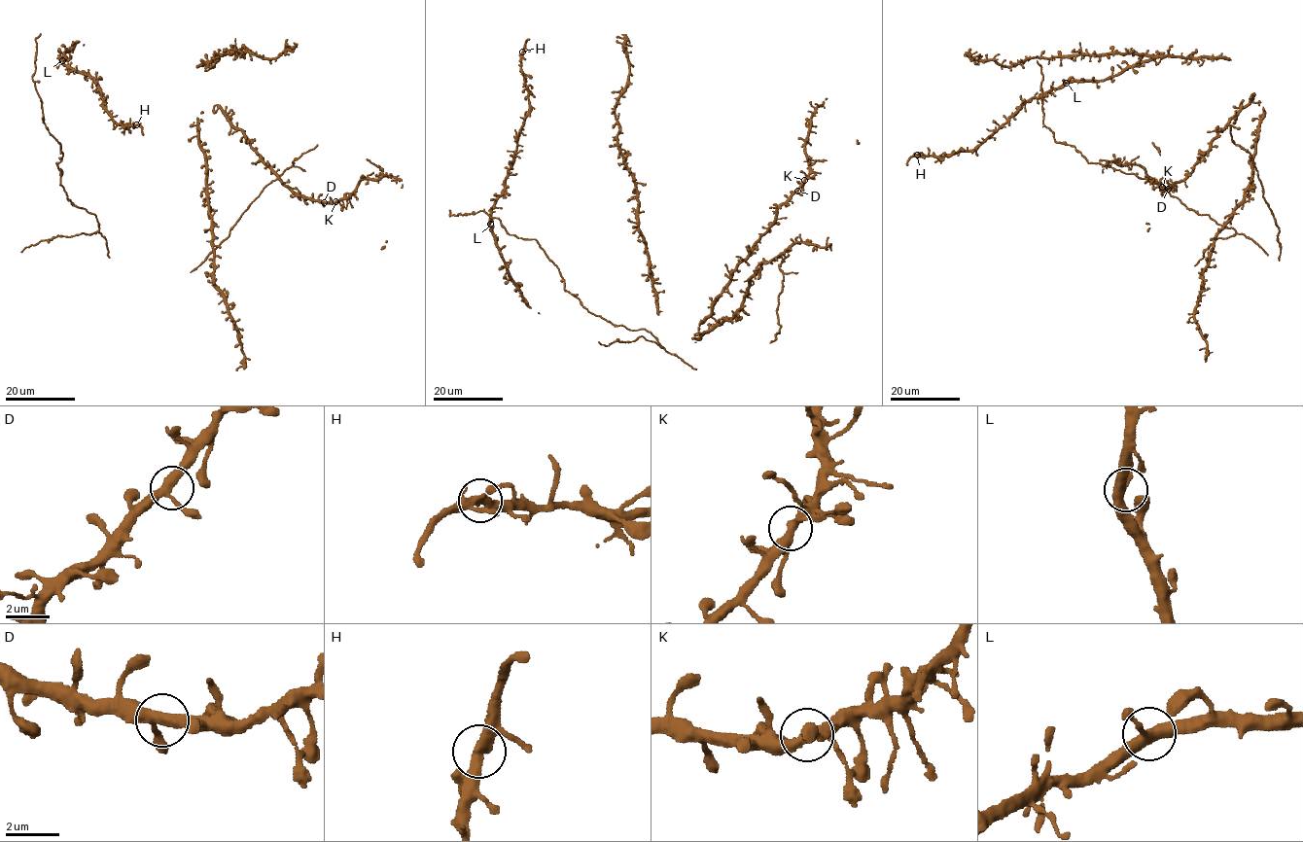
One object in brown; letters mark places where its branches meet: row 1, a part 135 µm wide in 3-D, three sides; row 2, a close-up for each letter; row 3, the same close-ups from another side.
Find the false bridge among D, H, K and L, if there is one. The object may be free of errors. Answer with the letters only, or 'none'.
none

